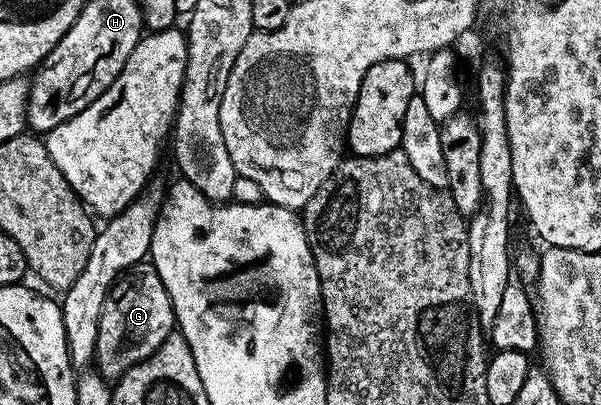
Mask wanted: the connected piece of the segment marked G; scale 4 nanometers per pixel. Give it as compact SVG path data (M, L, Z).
M151 262L135 263L128 271L122 272L108 290L106 301L102 305L102 313L98 321L98 341L96 342L95 366L101 375L109 381L115 381L127 373L131 367L146 361L167 341L176 327L176 314L172 308L170 297L166 293L166 285L162 285L162 277L152 268Z

